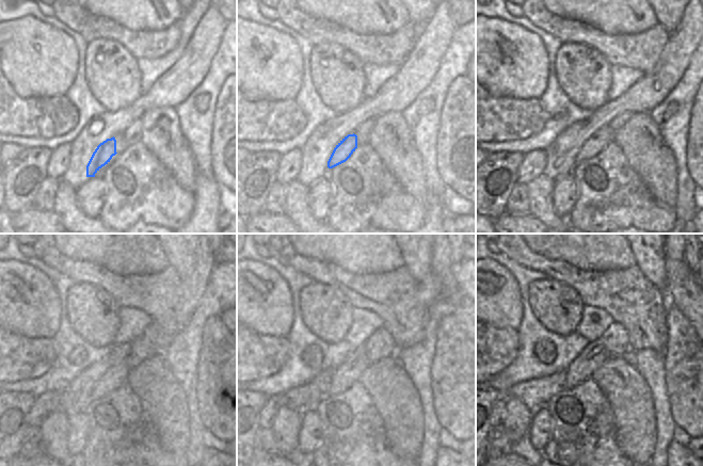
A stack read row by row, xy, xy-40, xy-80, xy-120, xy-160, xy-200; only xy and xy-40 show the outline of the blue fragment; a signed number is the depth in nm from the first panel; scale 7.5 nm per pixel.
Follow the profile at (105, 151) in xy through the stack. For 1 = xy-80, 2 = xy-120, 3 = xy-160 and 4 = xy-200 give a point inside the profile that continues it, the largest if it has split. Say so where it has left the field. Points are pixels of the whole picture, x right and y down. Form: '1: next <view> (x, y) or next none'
1: next xy-80 (590, 142)
2: next xy-120 (115, 376)
3: next xy-160 (347, 370)
4: next xy-200 (594, 354)

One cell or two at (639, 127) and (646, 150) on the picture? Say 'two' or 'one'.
one

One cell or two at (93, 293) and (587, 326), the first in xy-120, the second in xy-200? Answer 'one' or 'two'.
two

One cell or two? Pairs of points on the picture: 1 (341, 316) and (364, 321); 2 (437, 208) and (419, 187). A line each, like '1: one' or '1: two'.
1: two
2: two

